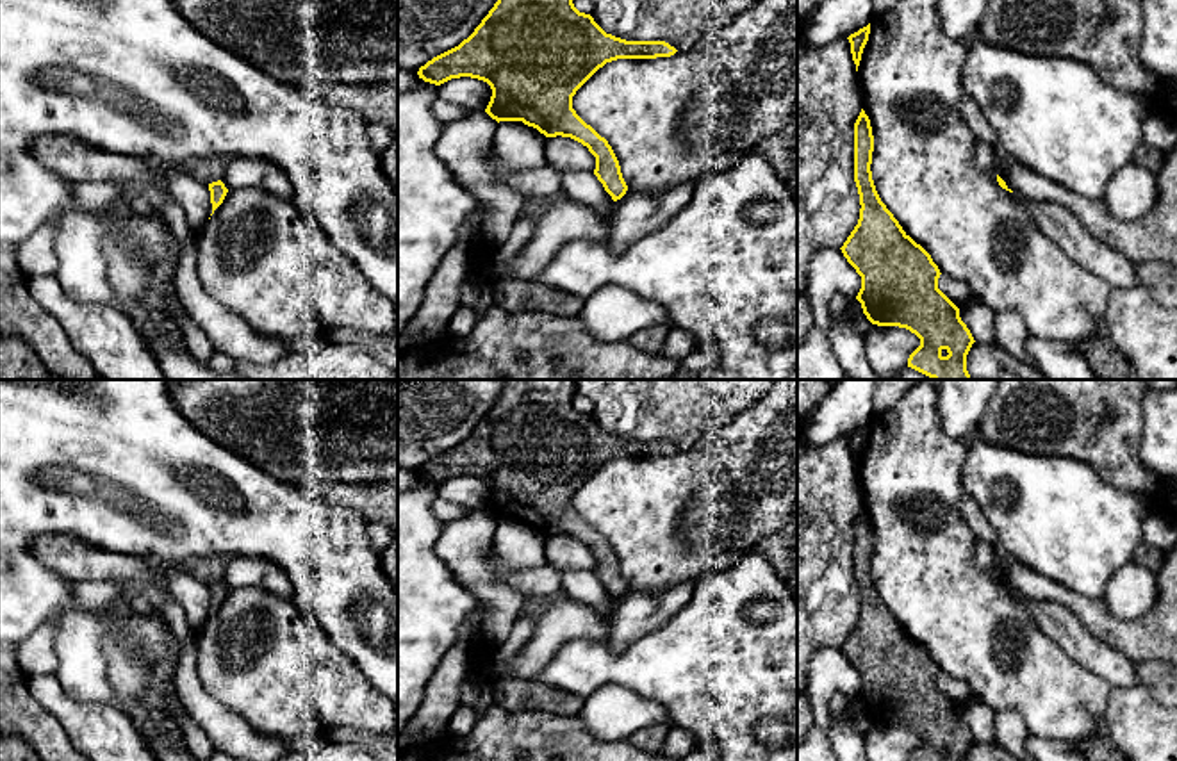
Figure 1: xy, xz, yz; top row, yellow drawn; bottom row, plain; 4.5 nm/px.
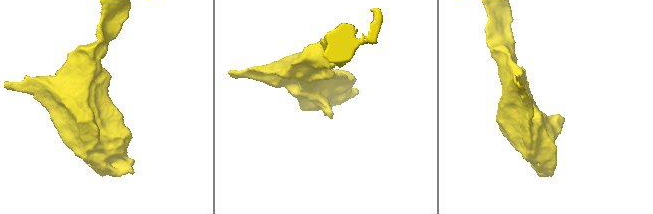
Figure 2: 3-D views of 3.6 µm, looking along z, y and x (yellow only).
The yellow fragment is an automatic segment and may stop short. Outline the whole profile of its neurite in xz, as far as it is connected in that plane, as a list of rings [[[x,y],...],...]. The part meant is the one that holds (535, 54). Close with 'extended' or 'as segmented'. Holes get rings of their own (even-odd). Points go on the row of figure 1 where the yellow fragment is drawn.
[[[498,0],[467,39],[428,61],[417,75],[435,86],[460,77],[487,82],[492,96],[485,112],[492,119],[523,121],[546,137],[562,135],[581,143],[596,157],[594,175],[617,201],[628,191],[619,160],[608,141],[576,114],[572,96],[606,62],[671,57],[676,52],[665,41],[626,41],[606,34],[572,0]]]; as segmented

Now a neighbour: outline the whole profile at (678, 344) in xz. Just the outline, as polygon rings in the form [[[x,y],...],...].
[[[671,328],[660,355],[681,362],[696,349],[697,349],[696,339],[690,333],[679,328]]]

